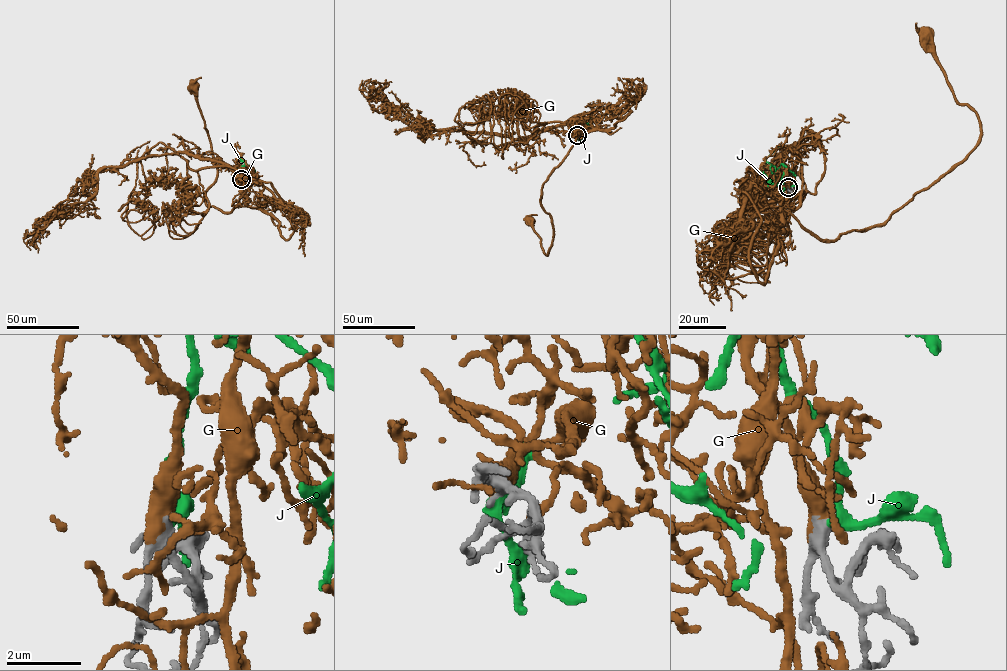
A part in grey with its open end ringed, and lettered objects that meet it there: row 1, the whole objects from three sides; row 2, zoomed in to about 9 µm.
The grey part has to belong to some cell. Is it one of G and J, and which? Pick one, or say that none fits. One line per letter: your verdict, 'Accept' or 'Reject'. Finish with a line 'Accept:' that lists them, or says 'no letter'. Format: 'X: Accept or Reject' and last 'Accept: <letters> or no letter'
G: Accept
J: Reject
Accept: G

